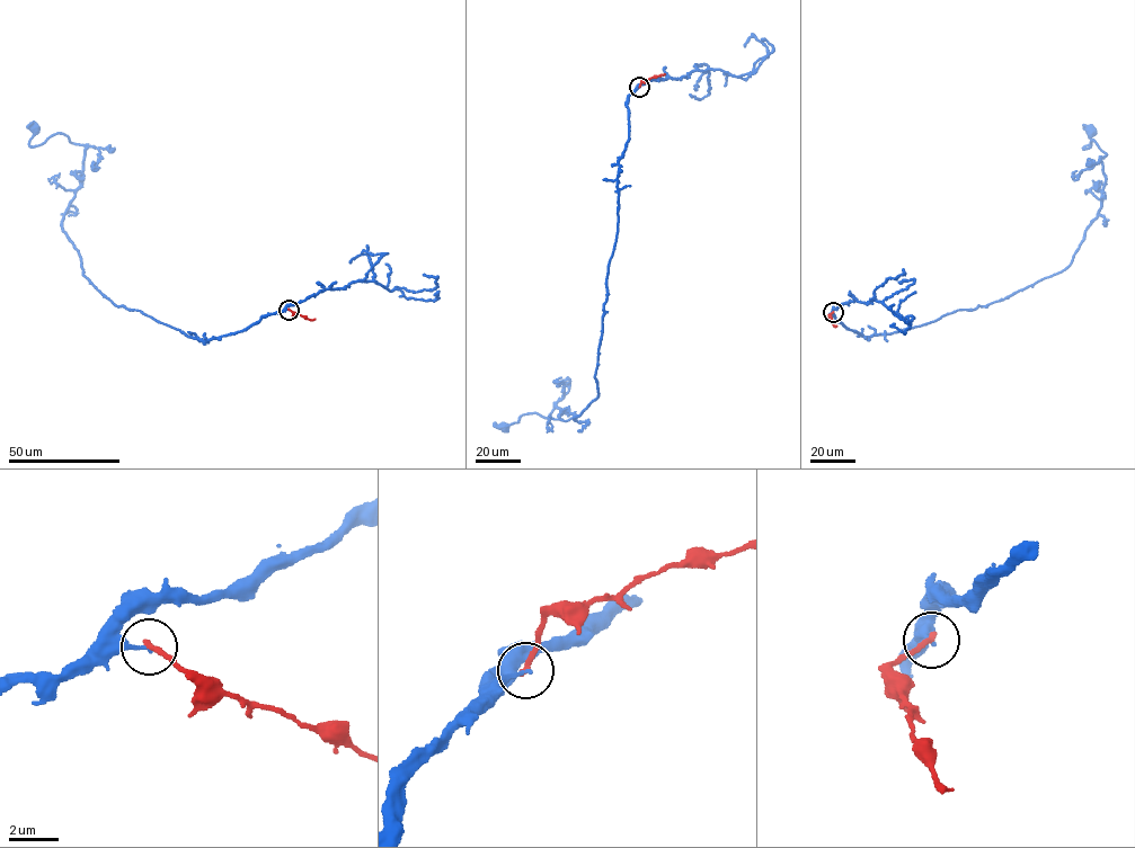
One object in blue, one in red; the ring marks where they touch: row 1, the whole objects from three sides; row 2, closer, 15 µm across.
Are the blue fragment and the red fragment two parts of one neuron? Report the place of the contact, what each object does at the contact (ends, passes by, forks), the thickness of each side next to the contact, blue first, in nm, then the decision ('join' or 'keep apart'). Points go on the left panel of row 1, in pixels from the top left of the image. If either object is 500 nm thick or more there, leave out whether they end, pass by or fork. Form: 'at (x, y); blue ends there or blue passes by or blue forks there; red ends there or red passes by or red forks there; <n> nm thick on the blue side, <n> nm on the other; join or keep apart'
at (289, 310); blue ends there; red ends there; 140 nm thick on the blue side, 240 nm on the other; keep apart

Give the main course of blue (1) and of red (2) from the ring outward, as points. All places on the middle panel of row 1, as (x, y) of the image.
1: (639, 87), (629, 97), (618, 161), (597, 395), (575, 420), (555, 404), (547, 417), (529, 413), (504, 427)
2: (639, 87), (643, 81), (664, 73)

